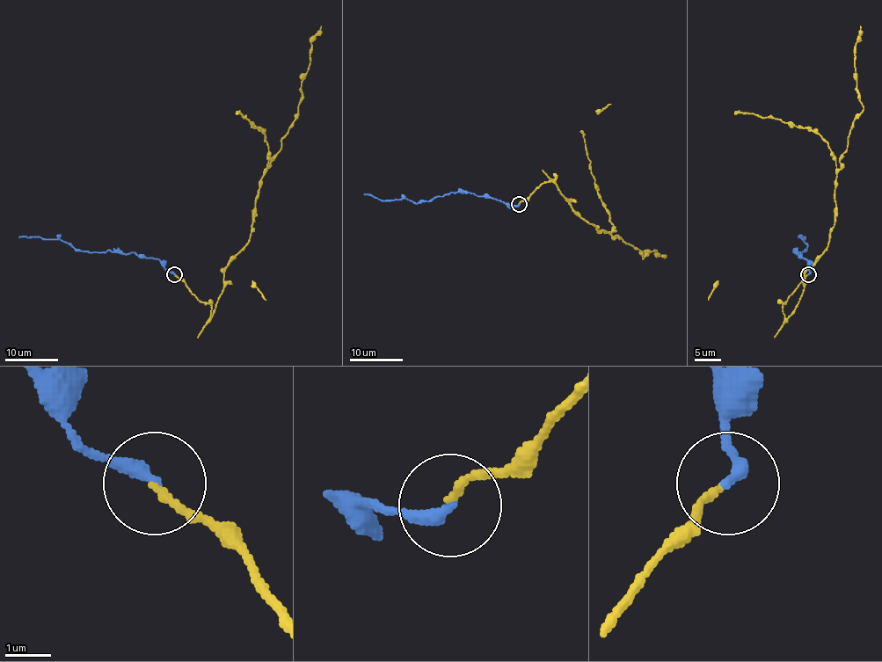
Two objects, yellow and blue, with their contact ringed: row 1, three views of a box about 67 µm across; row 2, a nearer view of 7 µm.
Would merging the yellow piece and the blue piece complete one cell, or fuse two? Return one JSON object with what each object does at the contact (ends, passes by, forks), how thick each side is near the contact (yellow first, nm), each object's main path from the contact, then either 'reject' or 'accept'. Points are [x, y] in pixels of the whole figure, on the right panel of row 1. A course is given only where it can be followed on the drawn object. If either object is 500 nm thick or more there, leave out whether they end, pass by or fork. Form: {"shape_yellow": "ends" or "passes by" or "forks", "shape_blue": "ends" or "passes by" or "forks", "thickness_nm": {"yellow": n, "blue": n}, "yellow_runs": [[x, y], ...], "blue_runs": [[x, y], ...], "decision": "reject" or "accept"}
{"shape_yellow": "ends", "shape_blue": "ends", "thickness_nm": {"yellow": 170, "blue": 300}, "yellow_runs": [[808, 274], [783, 304], [786, 318], [834, 222], [840, 156], [863, 108], [855, 71], [861, 26]], "blue_runs": [[808, 274], [805, 259], [800, 253], [797, 253], [797, 250], [805, 250], [807, 245], [805, 237], [798, 236]], "decision": "accept"}

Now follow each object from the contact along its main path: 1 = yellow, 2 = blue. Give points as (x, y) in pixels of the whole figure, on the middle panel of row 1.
1: (519, 204), (554, 178), (569, 204), (598, 230), (619, 236), (636, 248), (643, 259), (652, 250), (665, 257)
2: (519, 204), (512, 206), (469, 192), (451, 192), (414, 203), (405, 199), (378, 200), (364, 193)

